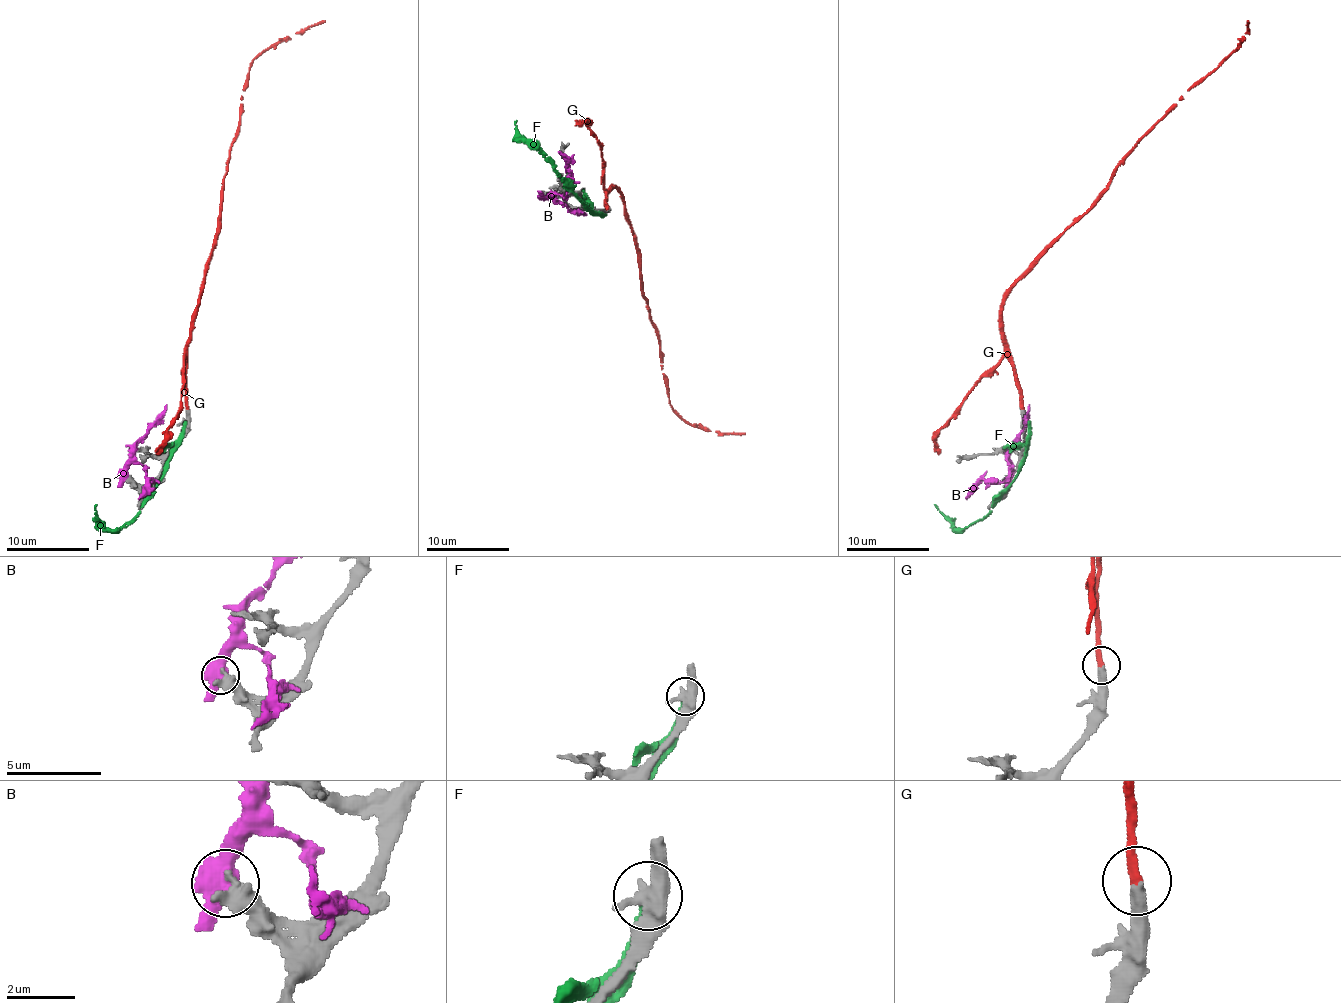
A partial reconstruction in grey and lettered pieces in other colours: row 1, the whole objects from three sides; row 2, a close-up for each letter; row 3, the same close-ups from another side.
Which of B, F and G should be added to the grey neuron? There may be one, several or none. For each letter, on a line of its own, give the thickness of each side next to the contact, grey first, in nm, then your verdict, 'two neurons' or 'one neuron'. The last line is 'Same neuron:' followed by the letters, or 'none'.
B: calibres 360 and 420 nm; two neurons
F: calibres 480 and 260 nm; two neurons
G: calibres 440 and 320 nm; one neuron
Same neuron: G

